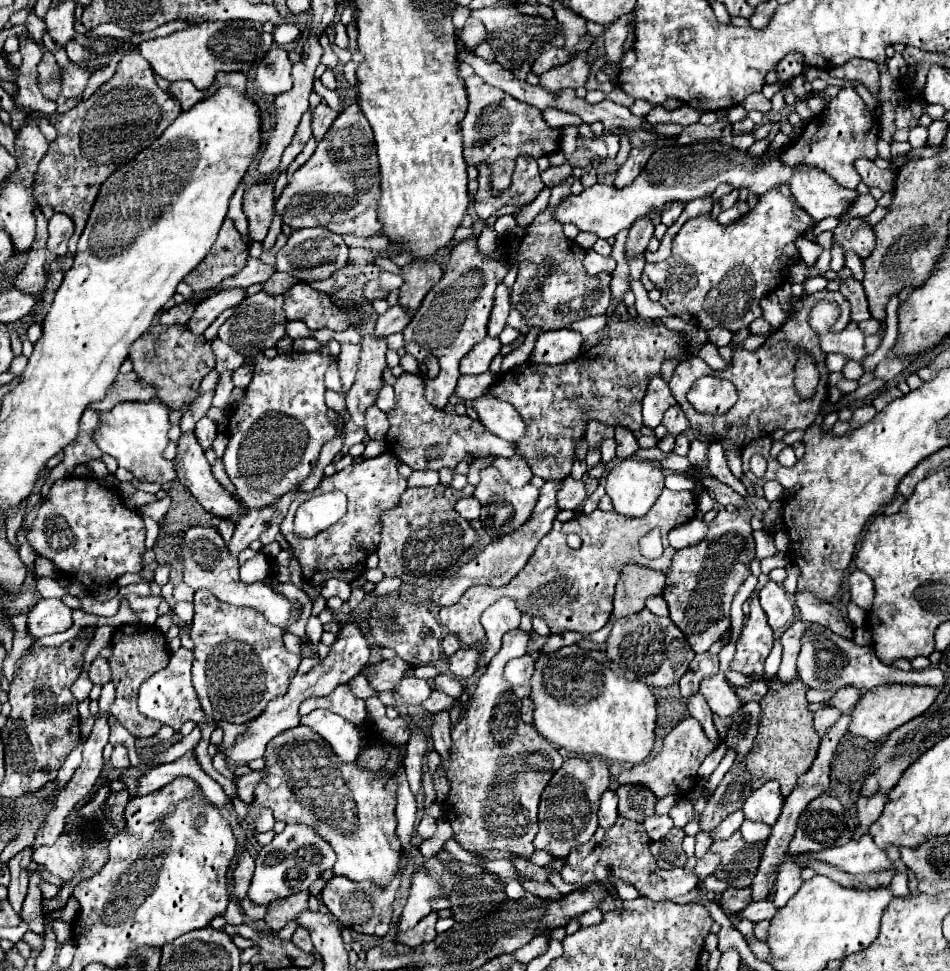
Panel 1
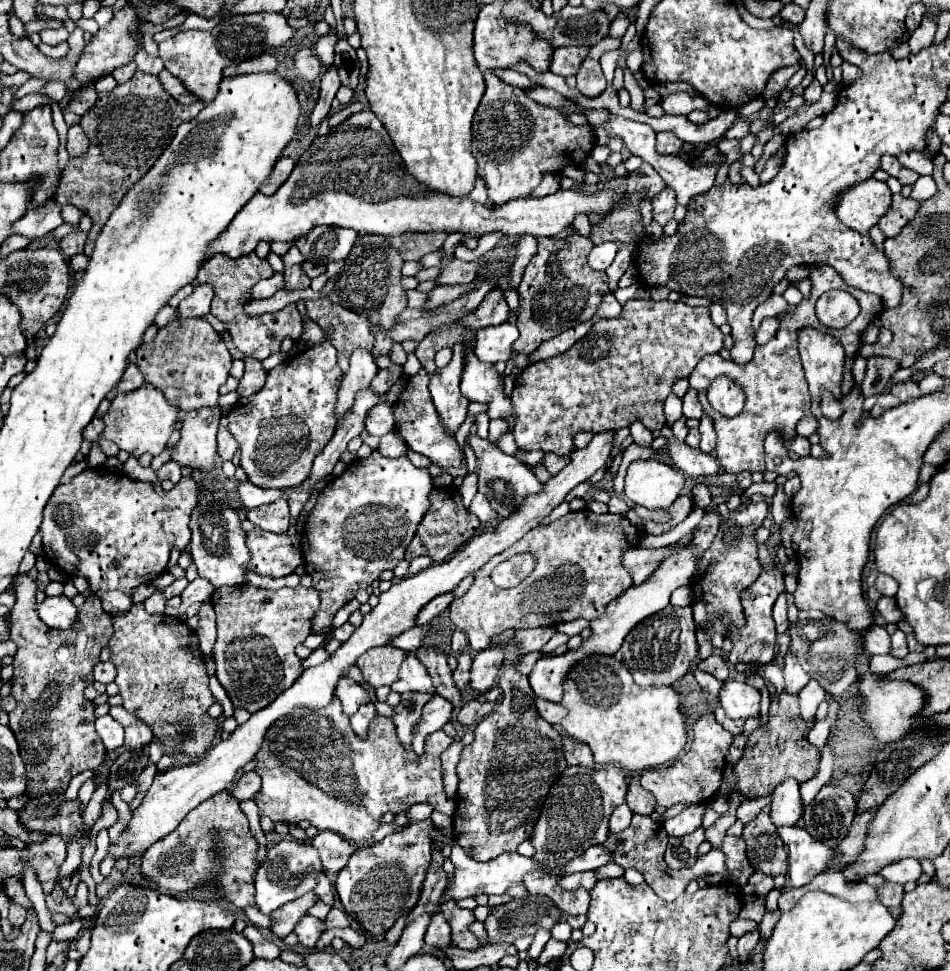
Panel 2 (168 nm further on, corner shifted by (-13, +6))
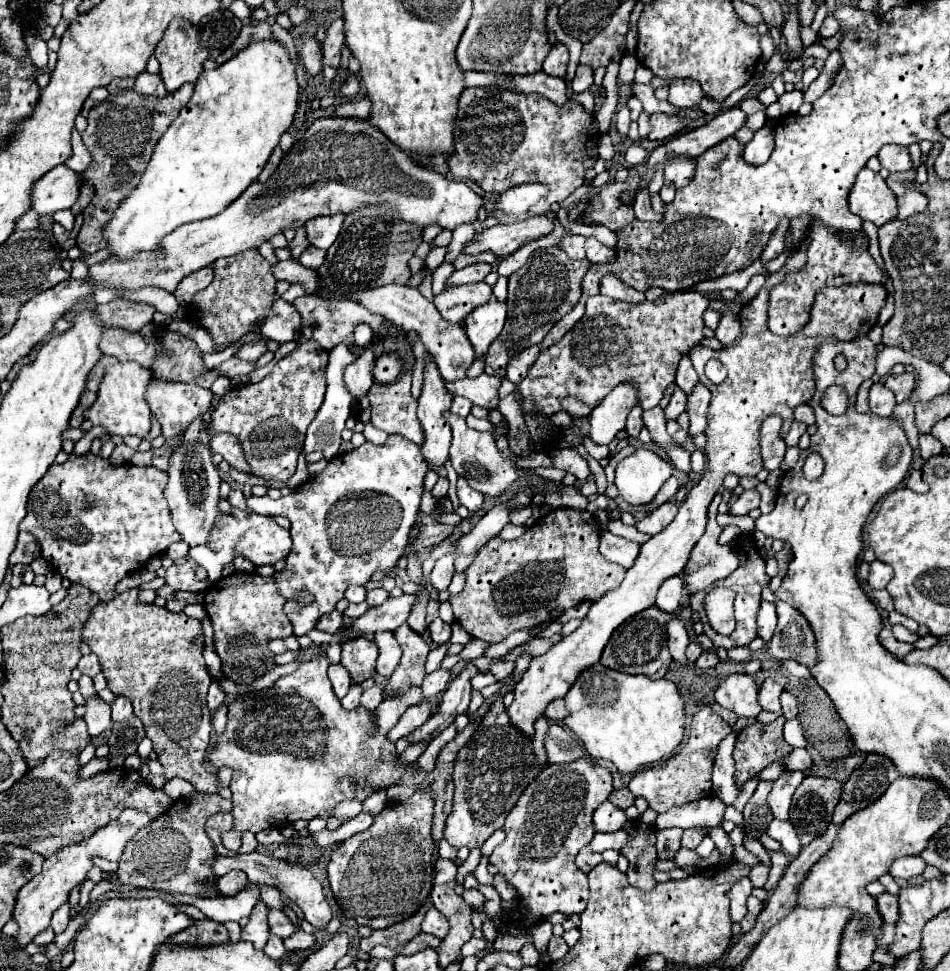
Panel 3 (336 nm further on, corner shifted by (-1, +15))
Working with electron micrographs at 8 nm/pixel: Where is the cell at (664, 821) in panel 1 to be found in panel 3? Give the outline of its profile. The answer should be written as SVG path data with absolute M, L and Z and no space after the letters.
M707 797L701 799L699 803L689 803L677 809L669 809L669 813L661 813L657 815L655 825L659 829L665 827L681 827L681 829L689 829L689 827L715 827L723 823L723 815L725 815L725 803L717 797Z

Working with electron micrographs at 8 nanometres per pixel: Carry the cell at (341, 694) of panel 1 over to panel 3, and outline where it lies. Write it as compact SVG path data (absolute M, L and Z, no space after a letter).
M333 663L329 667L329 679L333 683L333 691L335 691L337 697L343 697L351 687L351 677L341 663Z

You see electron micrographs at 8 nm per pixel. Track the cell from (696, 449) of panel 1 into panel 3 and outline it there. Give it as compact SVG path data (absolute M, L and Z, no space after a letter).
M697 383L693 387L693 391L689 393L687 413L689 413L689 419L691 419L691 435L697 435L697 433L705 431L709 399L711 399L711 393L703 383Z

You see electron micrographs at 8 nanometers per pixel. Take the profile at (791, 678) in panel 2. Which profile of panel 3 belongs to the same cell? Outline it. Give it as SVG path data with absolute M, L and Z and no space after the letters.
M773 671L761 685L759 689L759 705L765 711L781 711L781 703L779 703L779 695L783 693L787 685L787 677L781 671Z

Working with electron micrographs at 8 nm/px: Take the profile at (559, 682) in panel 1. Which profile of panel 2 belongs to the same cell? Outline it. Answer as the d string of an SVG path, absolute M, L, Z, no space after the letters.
M585 656L567 672L563 690L565 694L561 704L567 708L567 716L561 720L561 728L567 736L585 742L591 748L597 766L617 764L627 770L657 768L675 760L687 742L685 720L679 712L679 694L671 686L637 686L631 678L631 672L615 656Z

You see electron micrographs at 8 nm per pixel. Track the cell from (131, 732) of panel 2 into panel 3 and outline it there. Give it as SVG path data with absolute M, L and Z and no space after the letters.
M115 697L111 707L113 707L113 721L127 721L127 717L133 713L131 701L127 697Z

